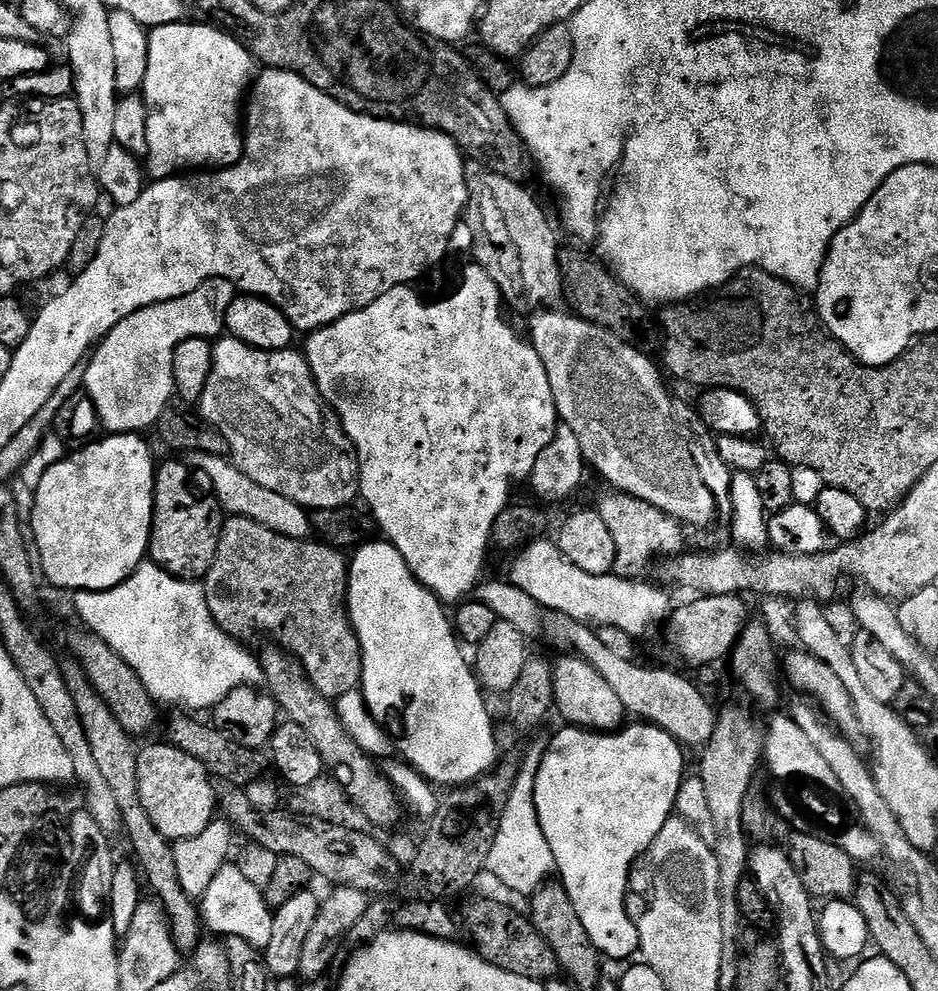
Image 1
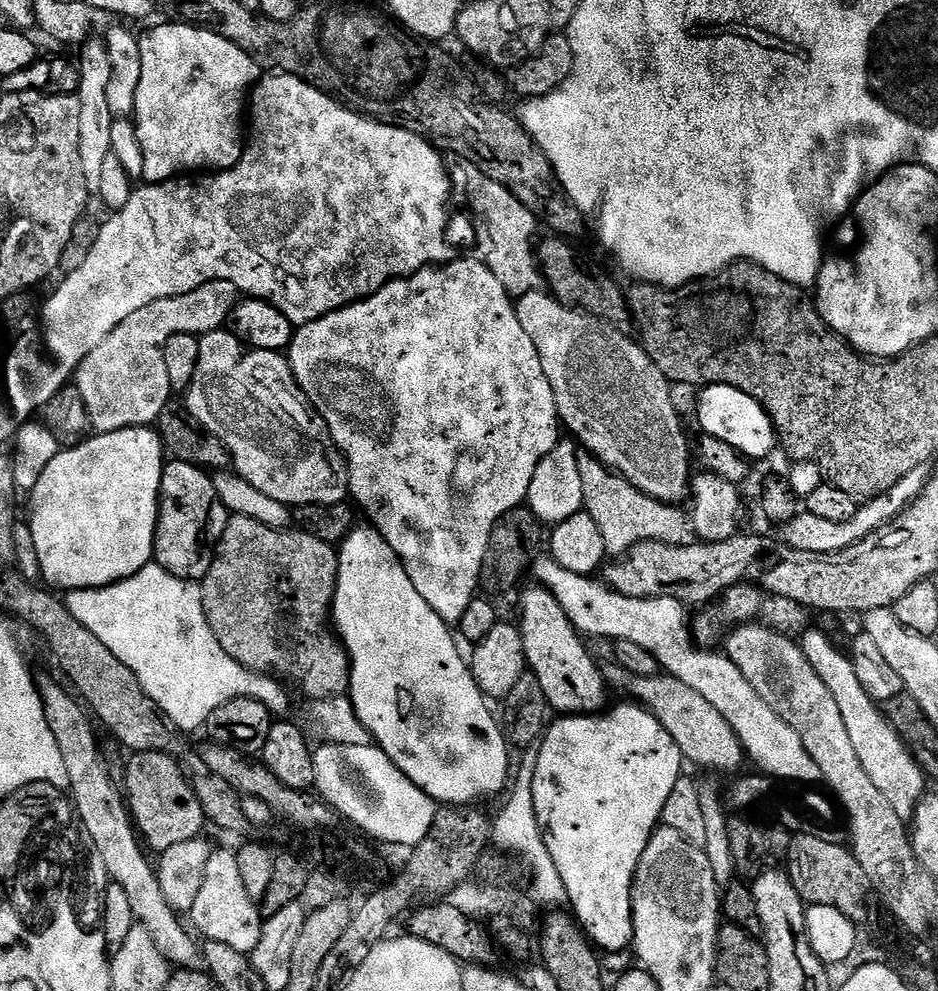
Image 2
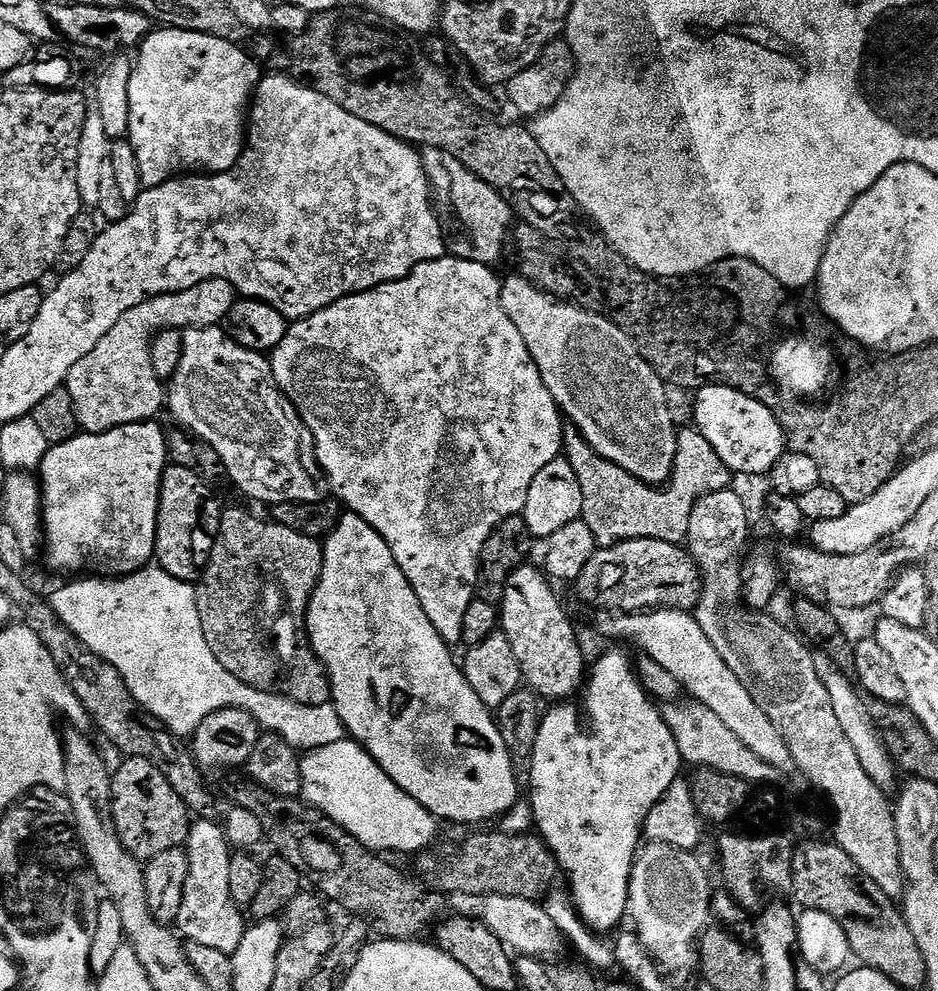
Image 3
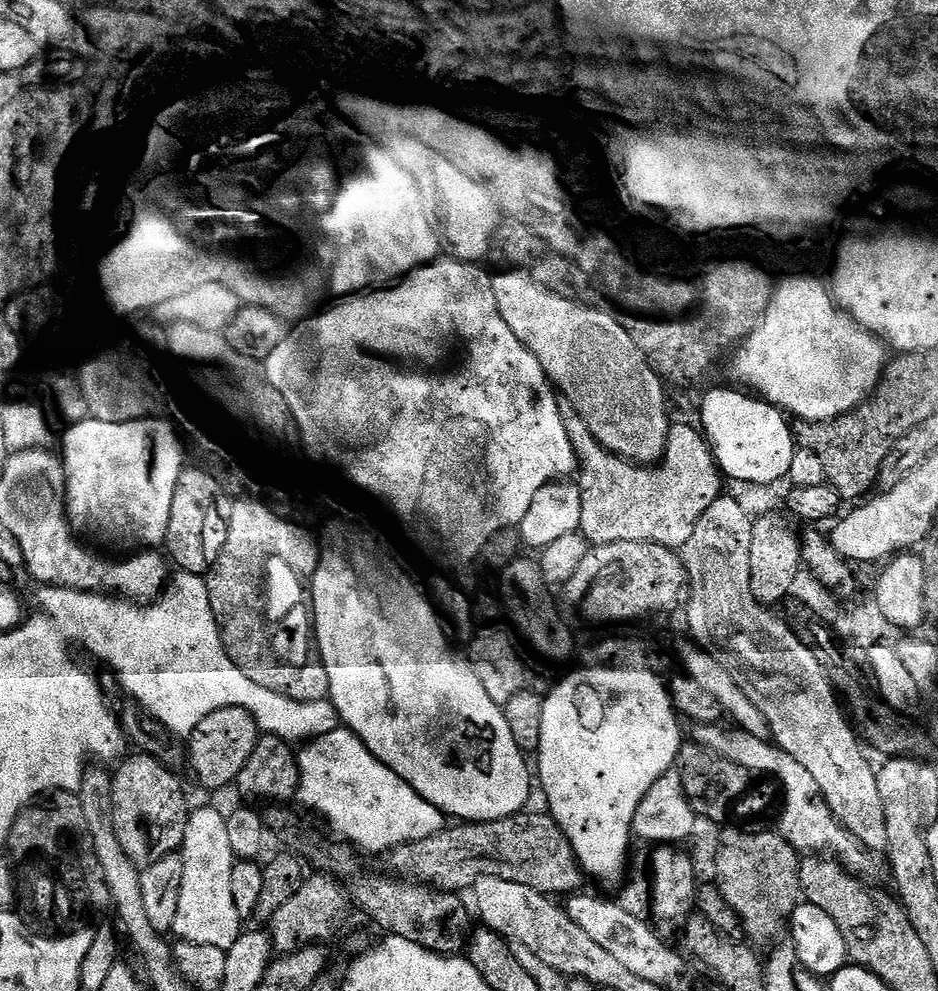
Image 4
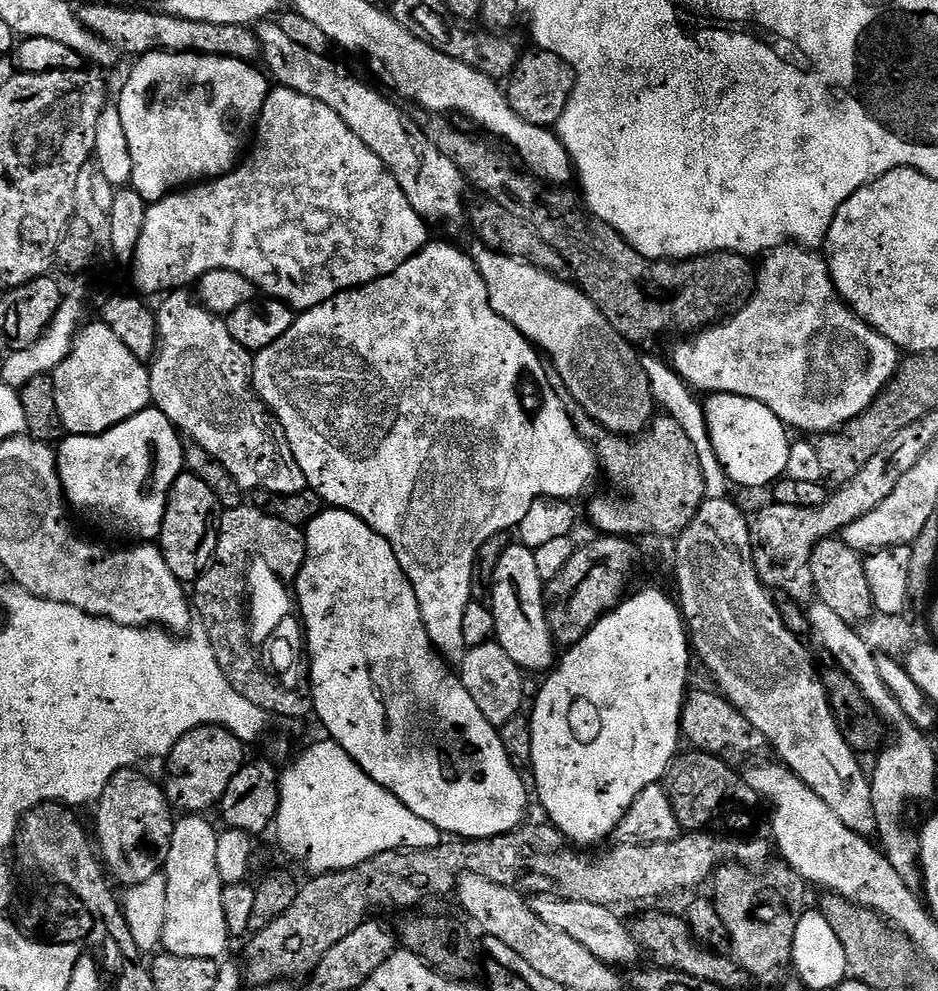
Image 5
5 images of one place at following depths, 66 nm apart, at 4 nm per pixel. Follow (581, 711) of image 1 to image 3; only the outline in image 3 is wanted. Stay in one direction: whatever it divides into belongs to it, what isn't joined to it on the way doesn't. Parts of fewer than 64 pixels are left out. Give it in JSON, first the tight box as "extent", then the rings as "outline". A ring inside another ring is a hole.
{"extent":[500,563,586,702],"outline":[[[526,563],[510,574],[504,587],[500,623],[514,650],[514,658],[518,658],[523,683],[537,697],[552,700],[548,702],[568,702],[586,684],[584,652],[580,649],[576,628],[551,588],[549,577],[539,567],[532,567],[531,563]]]}

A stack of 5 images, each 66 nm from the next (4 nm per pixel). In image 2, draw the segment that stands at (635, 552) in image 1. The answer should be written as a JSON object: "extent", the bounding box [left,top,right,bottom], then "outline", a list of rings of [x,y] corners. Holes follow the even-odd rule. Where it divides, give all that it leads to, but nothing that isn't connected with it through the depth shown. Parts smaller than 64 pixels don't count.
{"extent":[576,450,690,558],"outline":[[[580,450],[577,451],[576,457],[578,458],[578,475],[582,478],[582,498],[584,499],[584,507],[583,511],[586,511],[590,514],[590,518],[594,518],[594,522],[598,526],[598,530],[602,534],[602,542],[604,543],[604,551],[607,553],[609,557],[619,558],[622,556],[626,556],[628,551],[631,548],[635,547],[636,544],[648,543],[648,542],[662,542],[663,544],[683,544],[685,543],[686,537],[684,537],[684,531],[687,533],[690,528],[689,521],[686,519],[685,513],[684,516],[679,511],[681,510],[679,507],[673,506],[671,504],[664,504],[660,500],[655,500],[654,498],[650,498],[645,494],[642,490],[638,490],[635,488],[628,479],[624,476],[619,476],[617,472],[613,472],[612,469],[607,468],[606,465],[603,464],[600,460],[596,459],[591,455],[591,453]]]}

